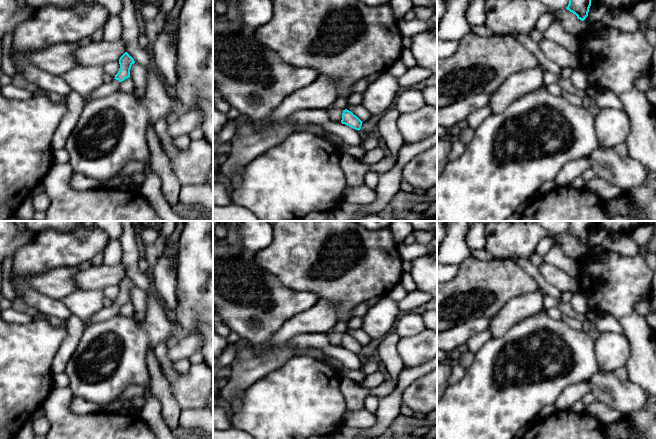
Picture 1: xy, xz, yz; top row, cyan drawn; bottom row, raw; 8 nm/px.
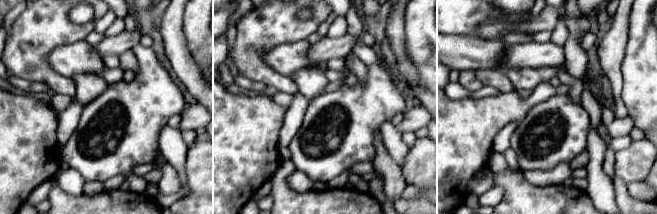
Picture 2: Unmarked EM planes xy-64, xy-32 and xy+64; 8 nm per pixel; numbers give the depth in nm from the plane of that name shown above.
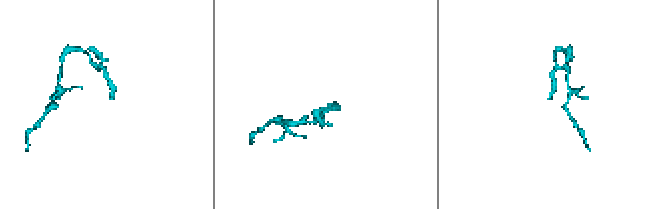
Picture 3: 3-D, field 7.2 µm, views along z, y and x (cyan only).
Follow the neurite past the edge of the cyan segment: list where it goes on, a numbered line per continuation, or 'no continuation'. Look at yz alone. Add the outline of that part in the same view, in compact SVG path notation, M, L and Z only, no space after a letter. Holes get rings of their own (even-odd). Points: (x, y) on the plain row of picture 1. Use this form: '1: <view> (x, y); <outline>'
no continuation

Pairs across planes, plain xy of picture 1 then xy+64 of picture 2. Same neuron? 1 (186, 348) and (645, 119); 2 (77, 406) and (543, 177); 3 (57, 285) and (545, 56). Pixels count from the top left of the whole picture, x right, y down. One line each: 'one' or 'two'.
1: two
2: one
3: two

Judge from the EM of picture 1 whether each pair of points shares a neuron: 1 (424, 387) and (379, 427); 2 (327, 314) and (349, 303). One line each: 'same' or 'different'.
1: different
2: different

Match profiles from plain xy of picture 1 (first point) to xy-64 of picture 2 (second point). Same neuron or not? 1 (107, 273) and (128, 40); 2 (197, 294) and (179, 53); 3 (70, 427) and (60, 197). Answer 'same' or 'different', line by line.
1: same
2: different
3: same

